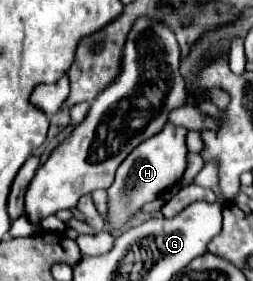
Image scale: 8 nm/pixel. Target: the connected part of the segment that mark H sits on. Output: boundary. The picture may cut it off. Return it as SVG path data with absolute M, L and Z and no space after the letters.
M171 122L153 138L141 142L117 168L113 184L107 188L107 214L105 222L111 232L121 230L133 216L141 212L141 208L153 202L165 188L177 184L185 172L185 134L187 130L181 126L173 126Z

